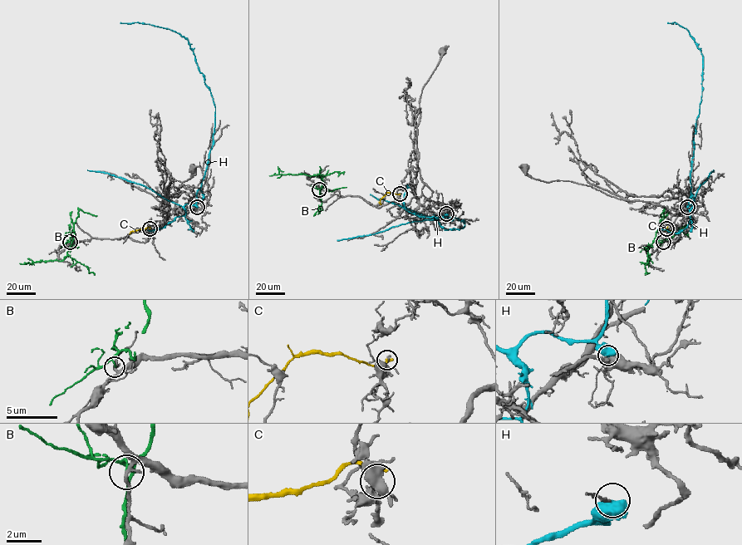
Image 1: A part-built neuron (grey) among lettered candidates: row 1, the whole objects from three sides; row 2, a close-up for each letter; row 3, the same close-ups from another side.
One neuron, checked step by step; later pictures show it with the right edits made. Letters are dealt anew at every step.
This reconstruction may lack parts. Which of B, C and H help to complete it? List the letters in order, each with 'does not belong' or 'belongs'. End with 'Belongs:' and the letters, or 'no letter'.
B: does not belong
C: does not belong
H: does not belong
Belongs: no letter

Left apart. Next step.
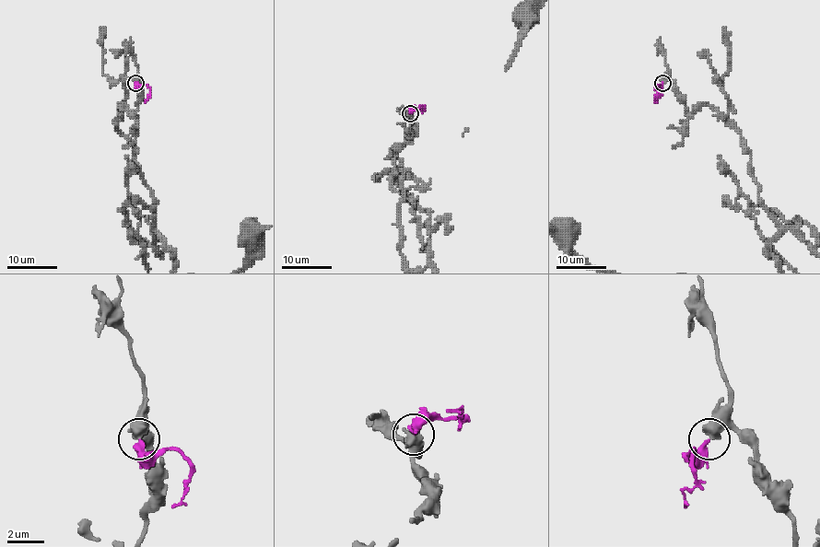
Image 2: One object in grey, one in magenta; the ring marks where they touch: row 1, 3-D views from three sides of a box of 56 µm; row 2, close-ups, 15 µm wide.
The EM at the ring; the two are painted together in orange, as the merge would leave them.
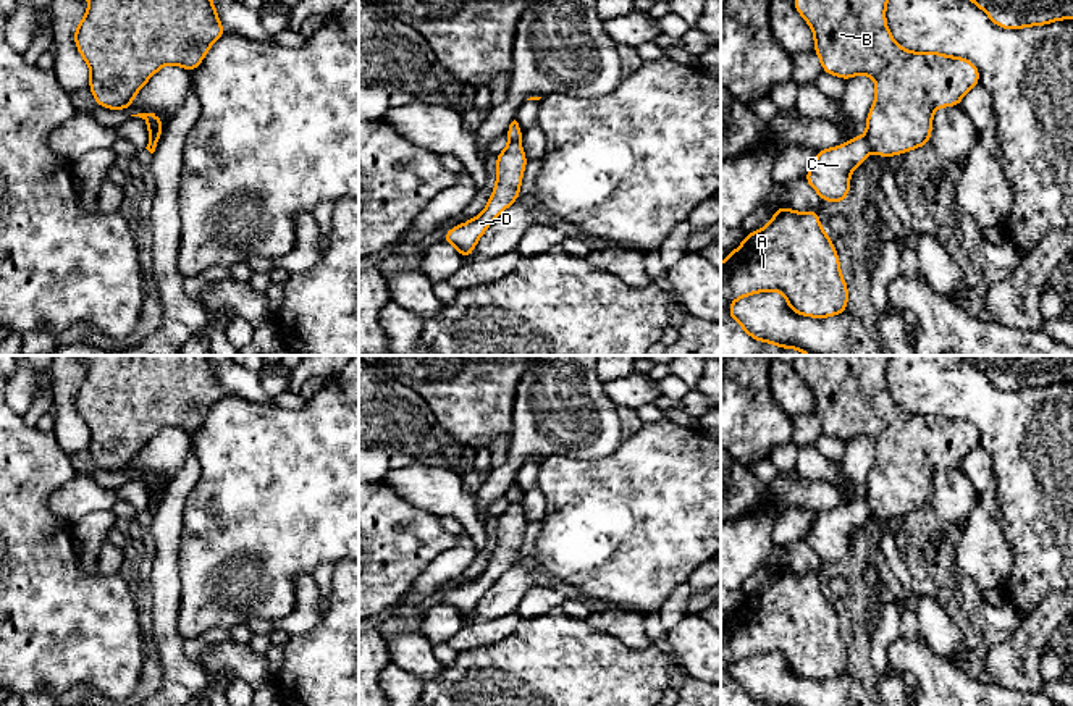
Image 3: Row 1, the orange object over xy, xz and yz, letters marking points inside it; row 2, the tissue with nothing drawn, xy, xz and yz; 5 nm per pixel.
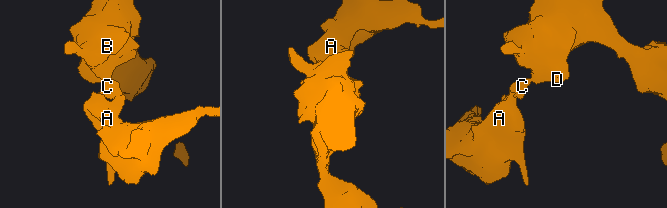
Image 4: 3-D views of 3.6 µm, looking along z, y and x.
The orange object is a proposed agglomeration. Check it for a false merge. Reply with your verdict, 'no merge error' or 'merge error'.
merge error

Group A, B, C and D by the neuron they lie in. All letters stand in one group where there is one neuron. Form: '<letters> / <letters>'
A C / B D

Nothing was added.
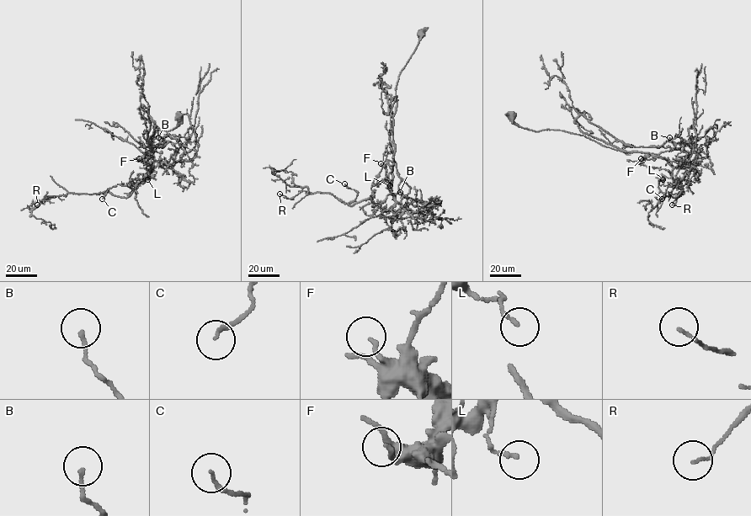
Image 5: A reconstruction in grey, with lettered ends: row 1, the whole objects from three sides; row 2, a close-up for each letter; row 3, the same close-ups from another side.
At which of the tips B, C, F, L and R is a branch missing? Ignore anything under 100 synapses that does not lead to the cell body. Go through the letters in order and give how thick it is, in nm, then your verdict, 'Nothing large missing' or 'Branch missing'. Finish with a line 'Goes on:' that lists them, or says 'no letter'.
B: Thickness 140 nm. Nothing large missing
C: Thickness 140 nm. Nothing large missing
F: Thickness 150 nm. Nothing large missing
L: Thickness 140 nm. Nothing large missing
R: Thickness 80 nm. Nothing large missing
Goes on: no letter

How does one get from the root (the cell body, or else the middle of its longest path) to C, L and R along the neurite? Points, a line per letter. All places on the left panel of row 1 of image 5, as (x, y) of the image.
C: (178, 116), (174, 128), (150, 136), (145, 181), (127, 197), (108, 192), (113, 186), (102, 199)
L: (178, 116), (174, 128), (156, 130), (150, 136), (148, 146), (152, 151), (148, 158), (147, 179)
R: (178, 116), (174, 128), (156, 130), (150, 136), (148, 177), (130, 196), (68, 193), (37, 204)

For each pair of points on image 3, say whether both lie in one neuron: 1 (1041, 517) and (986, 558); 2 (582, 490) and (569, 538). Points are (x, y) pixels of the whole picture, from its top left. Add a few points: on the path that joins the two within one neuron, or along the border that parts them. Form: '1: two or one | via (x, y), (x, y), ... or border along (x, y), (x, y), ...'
1: two | border along (996, 504), (994, 516), (1014, 556), (1005, 580)
2: one | via (582, 501), (580, 527)

